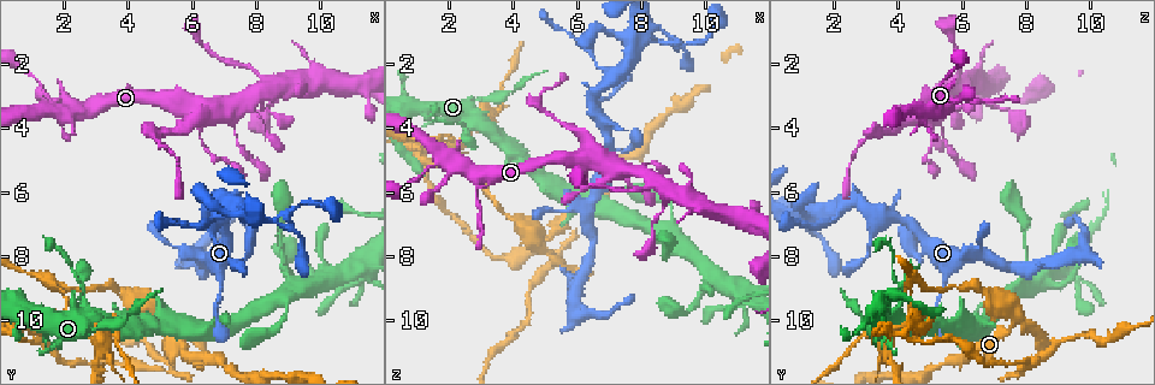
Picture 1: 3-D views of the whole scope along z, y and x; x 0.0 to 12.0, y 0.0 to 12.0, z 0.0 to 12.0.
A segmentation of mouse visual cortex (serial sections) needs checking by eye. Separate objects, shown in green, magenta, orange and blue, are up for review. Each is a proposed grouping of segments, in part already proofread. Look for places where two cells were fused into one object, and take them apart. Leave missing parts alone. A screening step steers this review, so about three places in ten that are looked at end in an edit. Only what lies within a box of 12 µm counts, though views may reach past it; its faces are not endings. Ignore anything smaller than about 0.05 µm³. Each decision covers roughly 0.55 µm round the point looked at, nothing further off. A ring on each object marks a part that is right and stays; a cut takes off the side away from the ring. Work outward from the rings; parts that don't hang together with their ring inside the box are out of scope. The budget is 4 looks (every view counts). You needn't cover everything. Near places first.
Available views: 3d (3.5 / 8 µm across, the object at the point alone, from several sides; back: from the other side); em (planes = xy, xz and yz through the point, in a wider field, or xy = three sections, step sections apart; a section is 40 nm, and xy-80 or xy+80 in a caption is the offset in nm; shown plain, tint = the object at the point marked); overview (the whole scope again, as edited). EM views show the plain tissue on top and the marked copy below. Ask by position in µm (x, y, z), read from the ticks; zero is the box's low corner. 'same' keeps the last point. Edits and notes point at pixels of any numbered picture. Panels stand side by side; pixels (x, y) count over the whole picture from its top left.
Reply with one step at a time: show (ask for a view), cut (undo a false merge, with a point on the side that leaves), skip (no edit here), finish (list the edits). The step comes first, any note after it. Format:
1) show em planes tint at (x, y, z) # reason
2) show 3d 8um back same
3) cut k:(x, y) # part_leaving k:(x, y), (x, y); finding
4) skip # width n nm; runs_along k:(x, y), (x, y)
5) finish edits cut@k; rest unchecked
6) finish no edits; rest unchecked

show 3d 3.5um back at (4.9, 9.9, 7.7) # a fork

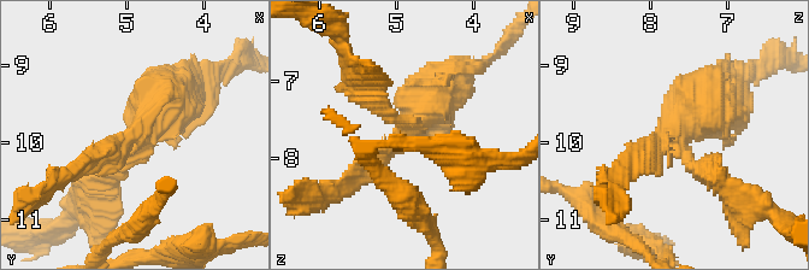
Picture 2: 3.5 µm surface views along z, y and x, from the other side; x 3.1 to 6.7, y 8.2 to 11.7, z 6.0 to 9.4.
cut 2:(647, 152) # arm_widths 200, 300, 600 nm; part_leaving 2:(683, 131), (744, 72); a second cell is stuck on

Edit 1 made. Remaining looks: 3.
show 3d 8um back at (4.7, 4.1, 3.2) # abrupt turn

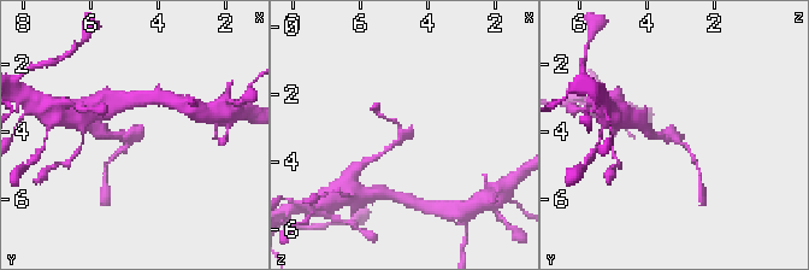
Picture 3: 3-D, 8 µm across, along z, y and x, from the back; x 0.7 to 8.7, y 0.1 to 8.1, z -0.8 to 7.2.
show 3d 3.5um at (4.8, 4.3, 3.2)

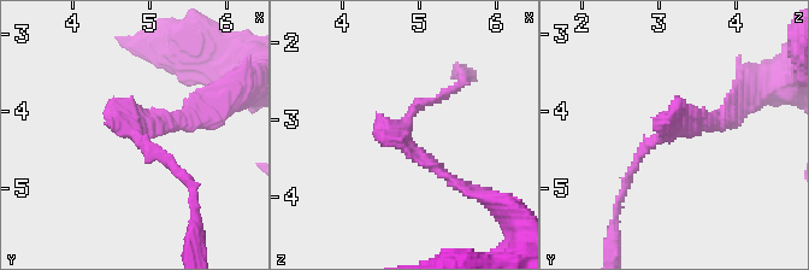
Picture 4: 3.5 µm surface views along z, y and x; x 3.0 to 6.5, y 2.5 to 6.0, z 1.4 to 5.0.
cut 4:(166, 162) # part_leaving 4:(140, 138), (192, 189), (195, 227); two cells meet here

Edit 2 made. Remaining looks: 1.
finish edits cut@2, cut@4; rest unchecked

